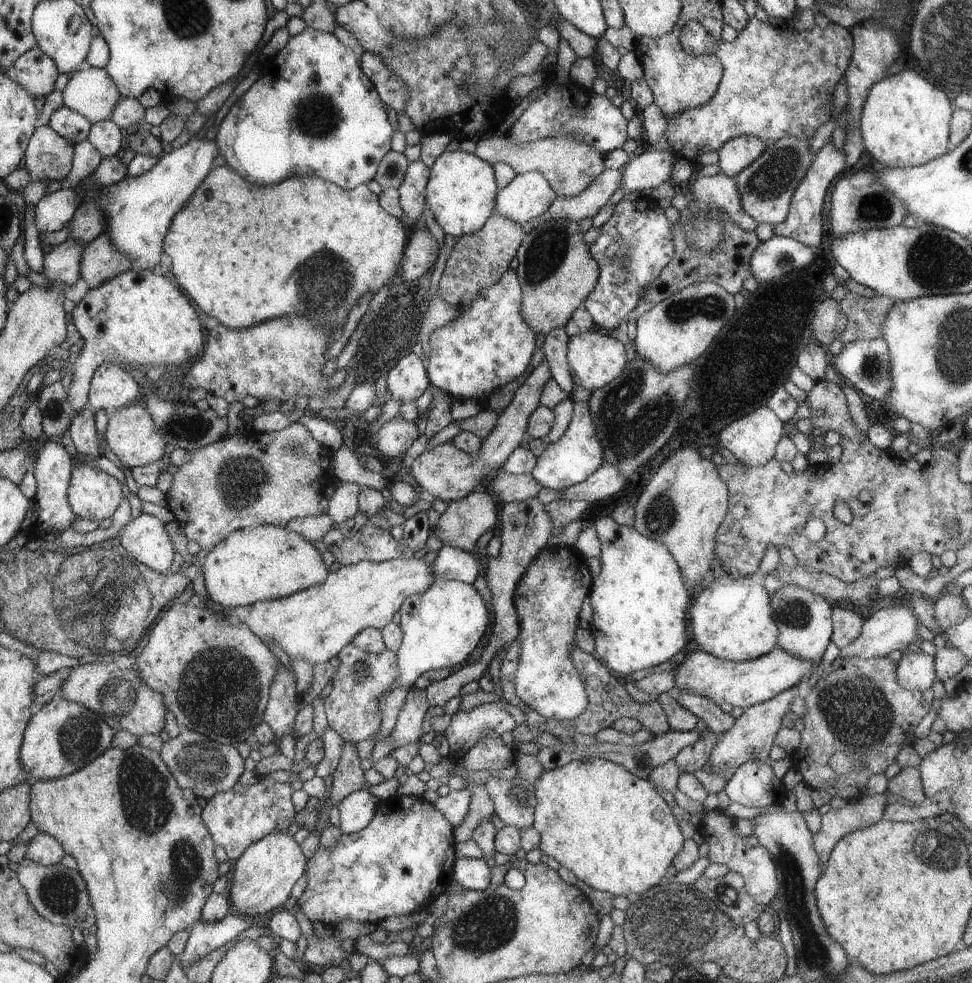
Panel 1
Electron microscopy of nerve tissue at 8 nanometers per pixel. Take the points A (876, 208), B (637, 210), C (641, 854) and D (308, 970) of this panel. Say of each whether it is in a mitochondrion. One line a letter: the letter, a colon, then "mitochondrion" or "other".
A: mitochondrion
B: other
C: other
D: other

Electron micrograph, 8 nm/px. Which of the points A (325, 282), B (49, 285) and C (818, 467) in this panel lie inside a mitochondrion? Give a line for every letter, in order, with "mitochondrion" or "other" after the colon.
A: mitochondrion
B: other
C: other

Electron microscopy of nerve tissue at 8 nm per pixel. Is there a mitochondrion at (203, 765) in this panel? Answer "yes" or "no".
yes

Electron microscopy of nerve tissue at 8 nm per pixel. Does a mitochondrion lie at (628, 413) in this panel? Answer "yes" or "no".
yes

